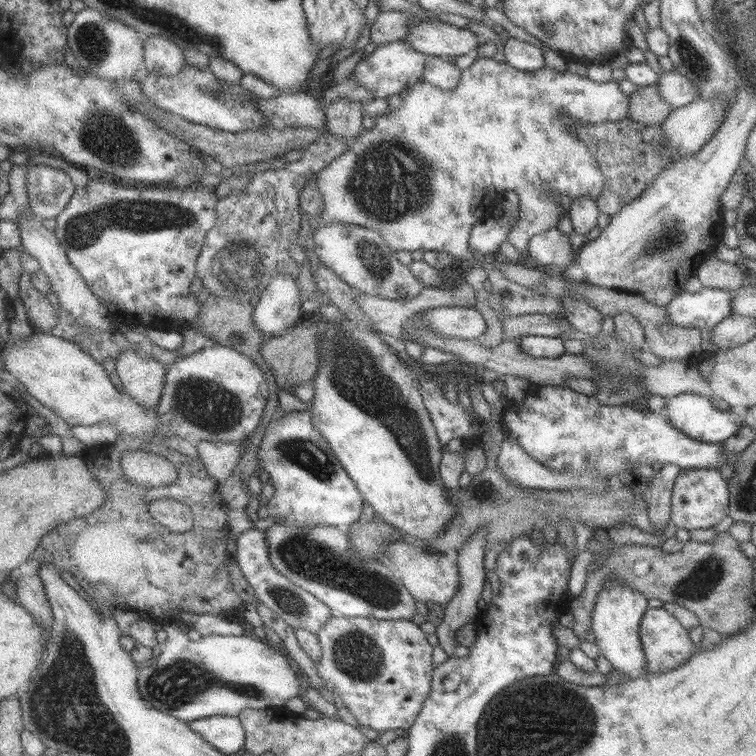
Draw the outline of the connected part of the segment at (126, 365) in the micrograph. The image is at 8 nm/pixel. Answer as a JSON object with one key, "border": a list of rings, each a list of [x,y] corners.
{"border":[[[148,349],[126,350],[115,362],[125,393],[141,406],[156,408],[165,390],[168,367],[151,357]]]}

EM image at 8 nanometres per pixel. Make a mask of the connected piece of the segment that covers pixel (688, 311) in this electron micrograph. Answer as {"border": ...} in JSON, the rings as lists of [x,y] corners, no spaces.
{"border":[[[701,287],[695,294],[689,294],[684,290],[668,300],[665,315],[675,327],[711,329],[723,318],[731,315],[733,296],[733,291],[715,288]]]}

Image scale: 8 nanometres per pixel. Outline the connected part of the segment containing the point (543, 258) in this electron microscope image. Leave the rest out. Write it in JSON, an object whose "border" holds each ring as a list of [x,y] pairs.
{"border":[[[555,226],[549,230],[529,237],[527,244],[528,263],[536,266],[552,264],[556,272],[562,273],[577,256],[569,245],[567,235],[558,231]]]}

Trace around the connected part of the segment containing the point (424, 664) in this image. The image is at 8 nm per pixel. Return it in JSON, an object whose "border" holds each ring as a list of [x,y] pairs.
{"border":[[[333,616],[330,622],[323,627],[318,634],[322,644],[323,656],[320,662],[315,662],[321,678],[324,680],[326,688],[337,695],[344,706],[356,717],[357,721],[364,726],[379,732],[394,731],[399,729],[411,729],[418,720],[420,712],[423,710],[424,702],[432,692],[432,680],[434,677],[433,665],[433,644],[427,640],[427,633],[419,628],[418,624],[411,620],[379,620],[373,617],[337,617]]]}

